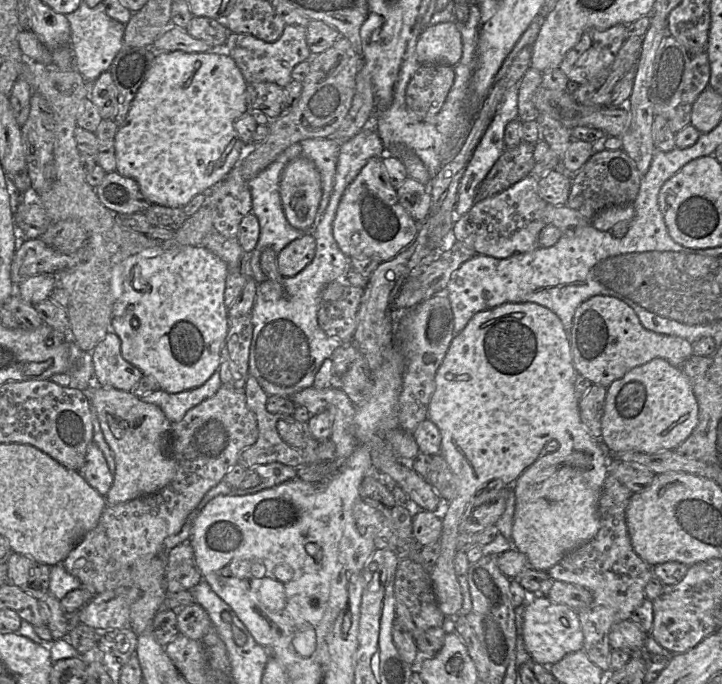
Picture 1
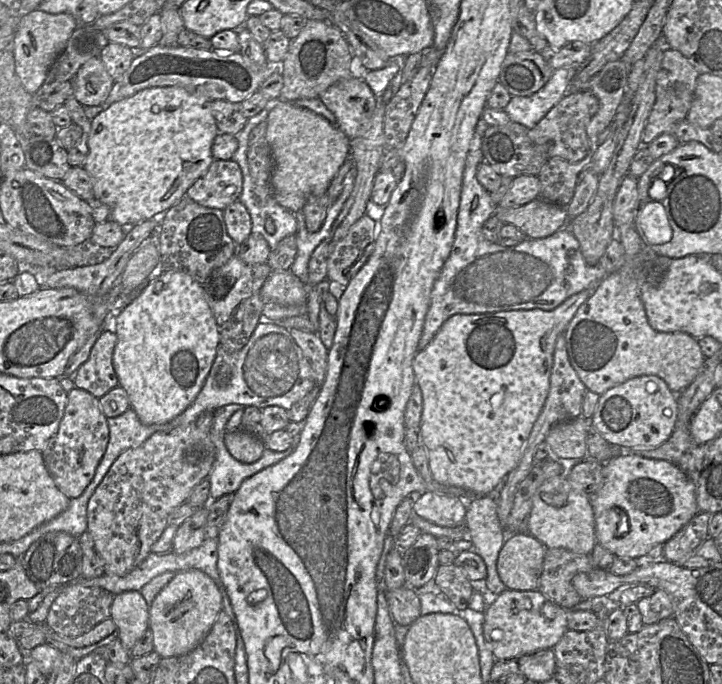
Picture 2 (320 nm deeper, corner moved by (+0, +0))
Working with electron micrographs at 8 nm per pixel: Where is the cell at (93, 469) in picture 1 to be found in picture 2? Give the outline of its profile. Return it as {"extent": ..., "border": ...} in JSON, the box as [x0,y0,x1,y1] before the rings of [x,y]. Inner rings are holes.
{"extent":[41,387,109,499],"border":[[[74,387],[58,431],[41,451],[45,467],[56,487],[69,499],[82,495],[92,481],[109,442],[107,417],[102,412],[99,399],[86,390]]]}

